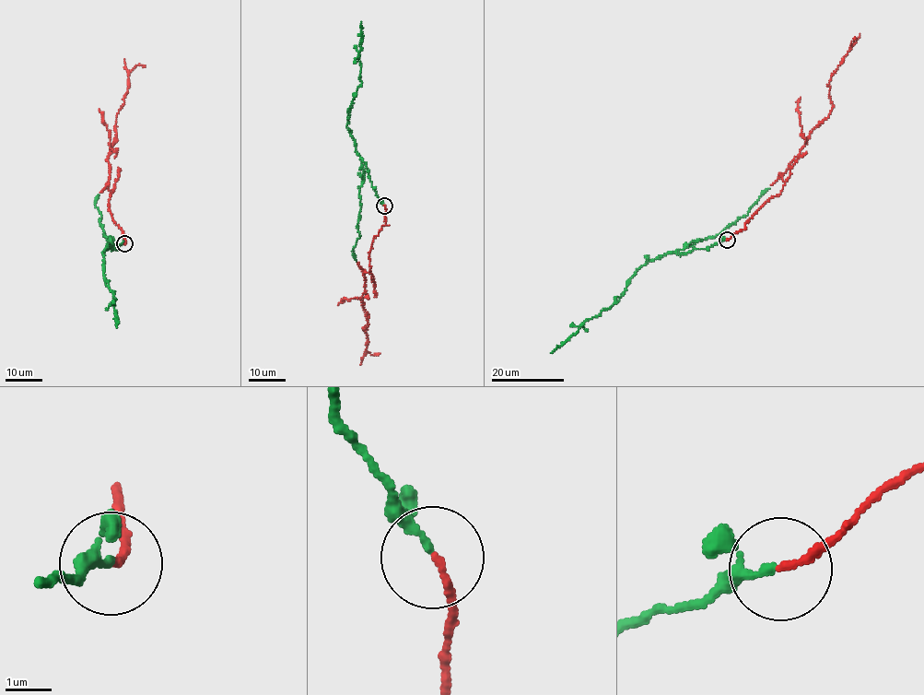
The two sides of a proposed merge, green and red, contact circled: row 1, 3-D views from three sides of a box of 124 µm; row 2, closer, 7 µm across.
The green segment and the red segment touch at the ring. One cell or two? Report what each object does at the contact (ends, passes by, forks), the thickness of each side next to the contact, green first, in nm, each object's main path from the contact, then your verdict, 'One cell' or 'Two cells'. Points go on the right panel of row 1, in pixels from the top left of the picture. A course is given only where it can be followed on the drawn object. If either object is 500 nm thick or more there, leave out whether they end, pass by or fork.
At the ring green passes by. At the ring red ends. Thickness 130 nm (green) against 160 nm. Course of green: (727, 240), (705, 249), (664, 253), (648, 262), (629, 281), (620, 300), (599, 315), (589, 318), (551, 352). Course of red: (727, 240), (778, 194), (781, 175), (832, 109), (829, 80), (854, 39). One cell

